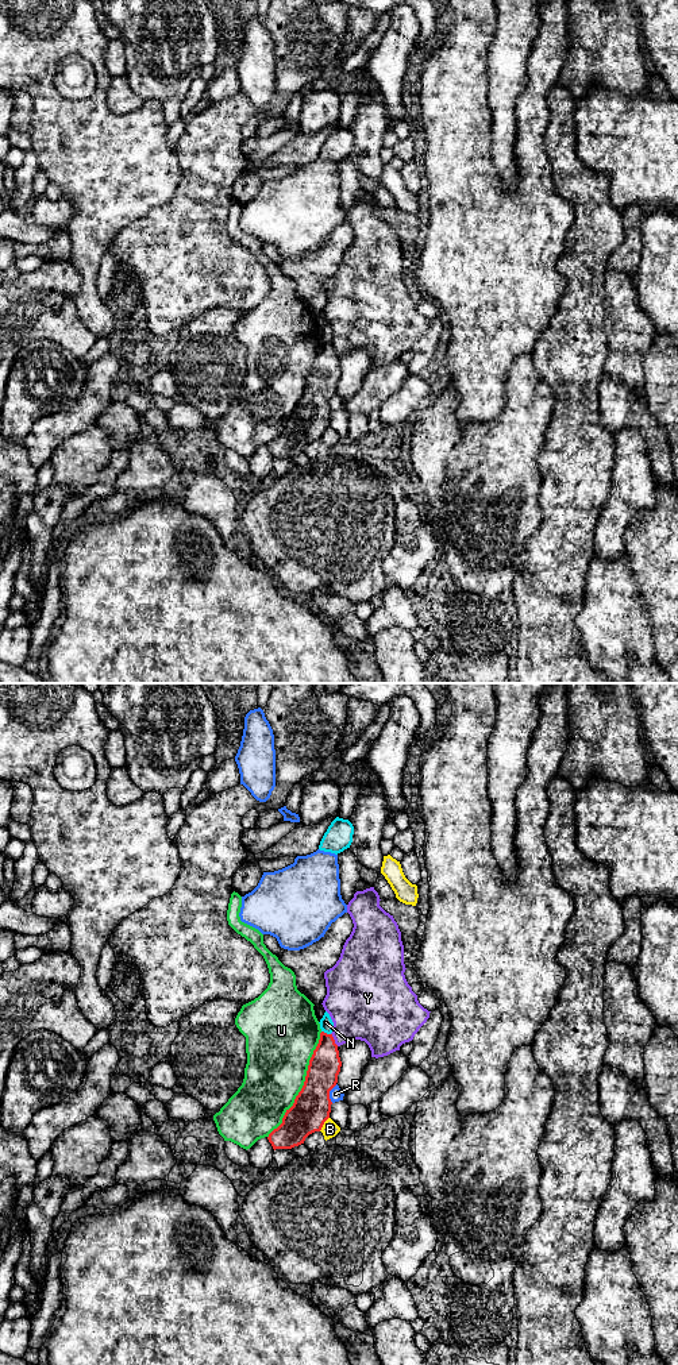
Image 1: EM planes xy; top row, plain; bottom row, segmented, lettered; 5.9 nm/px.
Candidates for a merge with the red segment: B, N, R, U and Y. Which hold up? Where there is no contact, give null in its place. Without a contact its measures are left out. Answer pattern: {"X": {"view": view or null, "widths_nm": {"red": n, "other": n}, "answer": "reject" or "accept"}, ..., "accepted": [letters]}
{"B": {"view": "xy", "widths_nm": {"red": 220, "other": 100}, "answer": "reject"}, "N": {"view": "xy", "widths_nm": {"red": 190, "other": 80}, "answer": "reject"}, "R": {"view": "xy", "widths_nm": {"red": 220, "other": 80}, "answer": "reject"}, "U": {"view": "xy", "widths_nm": {"red": 220, "other": 380}, "answer": "reject"}, "Y": {"view": "xy", "widths_nm": {"red": 190, "other": 380}, "answer": "reject"}, "accepted": []}

